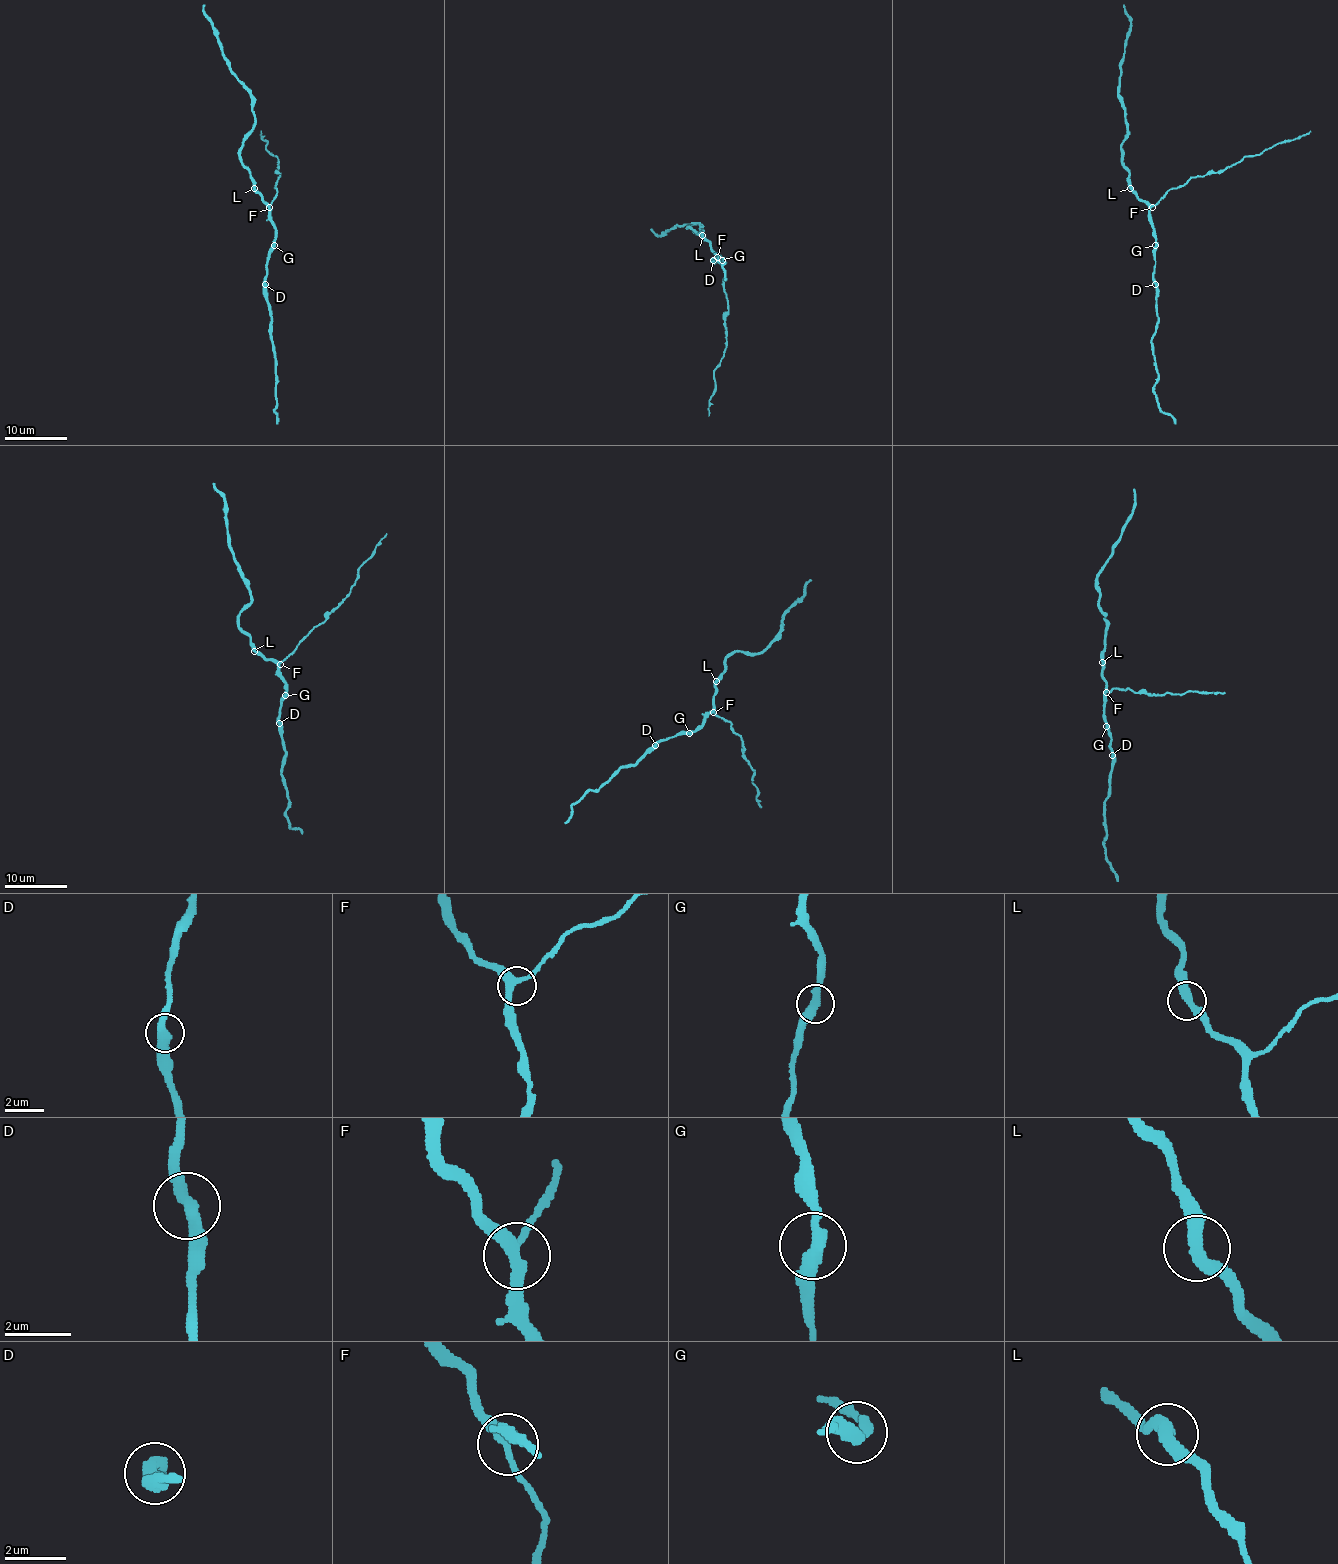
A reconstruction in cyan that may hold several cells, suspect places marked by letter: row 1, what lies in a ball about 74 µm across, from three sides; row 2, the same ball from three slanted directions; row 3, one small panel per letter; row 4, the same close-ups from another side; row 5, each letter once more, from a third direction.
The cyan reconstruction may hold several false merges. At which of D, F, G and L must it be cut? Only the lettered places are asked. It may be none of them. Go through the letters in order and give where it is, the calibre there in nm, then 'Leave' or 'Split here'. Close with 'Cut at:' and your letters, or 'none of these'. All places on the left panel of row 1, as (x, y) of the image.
D: Place: (265, 284). Thickness 420 nm. Leave
F: Place: (269, 207). Thickness 320 nm. Leave
G: Place: (274, 245). Thickness 400 nm. Leave
L: Place: (254, 188). Thickness 400 nm. Leave
Cut at: none of these

